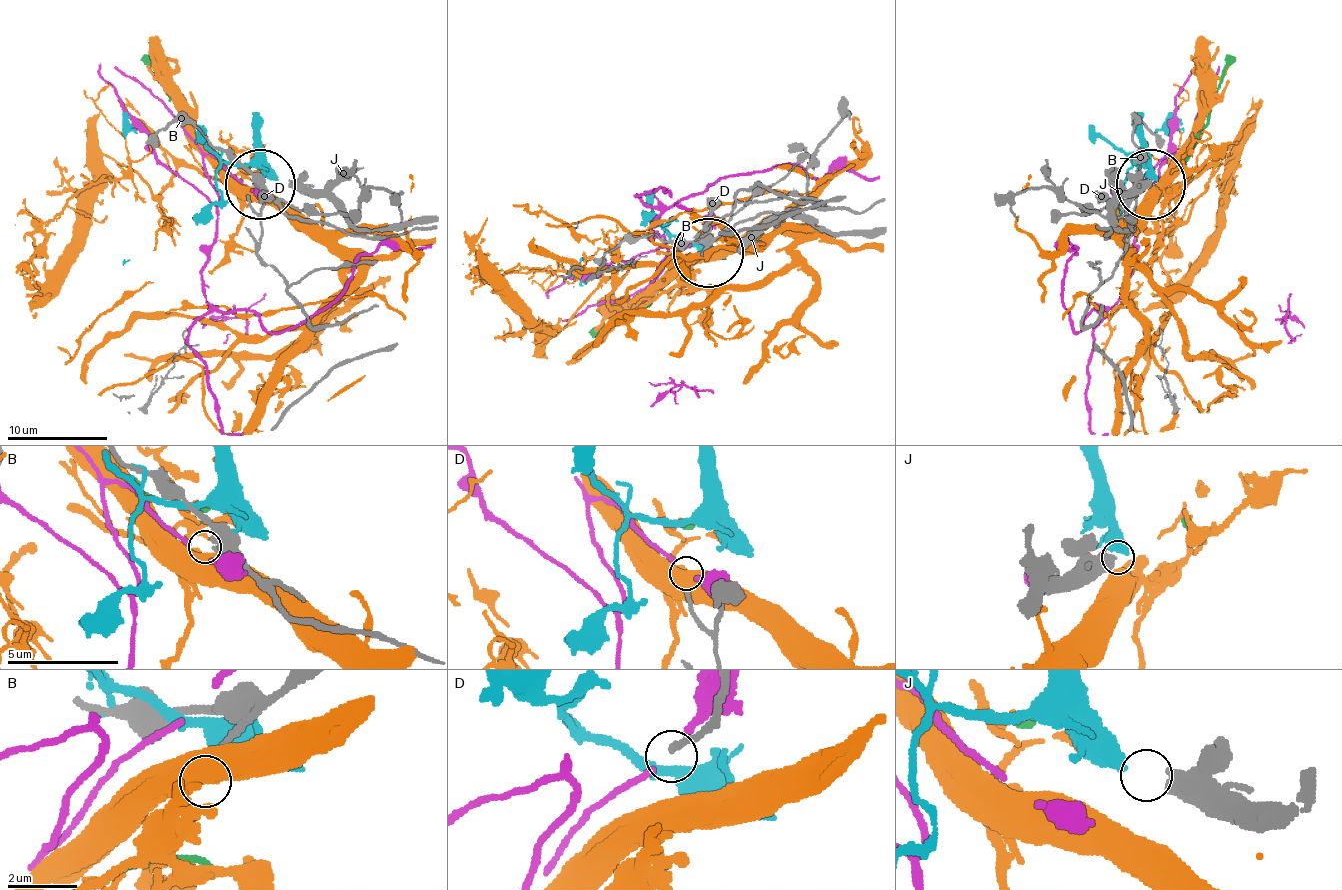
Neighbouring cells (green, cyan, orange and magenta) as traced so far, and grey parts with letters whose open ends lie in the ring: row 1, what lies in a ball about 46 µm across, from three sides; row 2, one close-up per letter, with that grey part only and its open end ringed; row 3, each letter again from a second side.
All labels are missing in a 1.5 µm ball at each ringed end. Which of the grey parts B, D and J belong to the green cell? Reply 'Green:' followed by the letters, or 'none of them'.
Green: none of them

